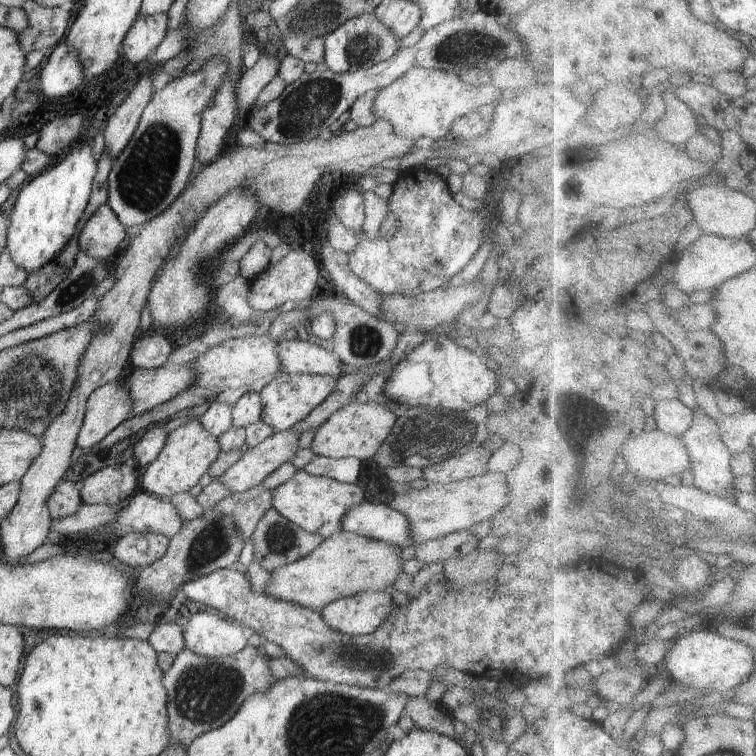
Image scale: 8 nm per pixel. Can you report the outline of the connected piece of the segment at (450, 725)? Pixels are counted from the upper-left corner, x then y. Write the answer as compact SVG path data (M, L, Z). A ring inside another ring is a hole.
M409 697L404 707L404 715L410 716L415 727L459 740L459 736L454 732L454 718L451 712L442 712L426 697Z

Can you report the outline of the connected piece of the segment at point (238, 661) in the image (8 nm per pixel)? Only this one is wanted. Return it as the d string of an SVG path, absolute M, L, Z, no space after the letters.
M246 645L227 657L205 657L184 648L163 671L162 684L167 690L169 744L188 746L205 732L221 727L255 692L268 690L277 678L270 672L270 658L258 654L256 647Z

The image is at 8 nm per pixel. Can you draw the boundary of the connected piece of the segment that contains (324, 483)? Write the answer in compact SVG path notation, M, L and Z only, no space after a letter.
M304 469L295 472L271 492L271 506L278 514L300 528L324 538L340 531L342 516L349 508L364 501L364 490L358 483L343 483L327 476L312 476Z

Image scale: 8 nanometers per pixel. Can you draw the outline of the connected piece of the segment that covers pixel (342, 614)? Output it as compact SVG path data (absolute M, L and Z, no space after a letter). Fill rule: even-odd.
M391 590L364 591L342 597L327 604L318 614L333 630L352 636L367 635L374 632L397 605L390 594Z

